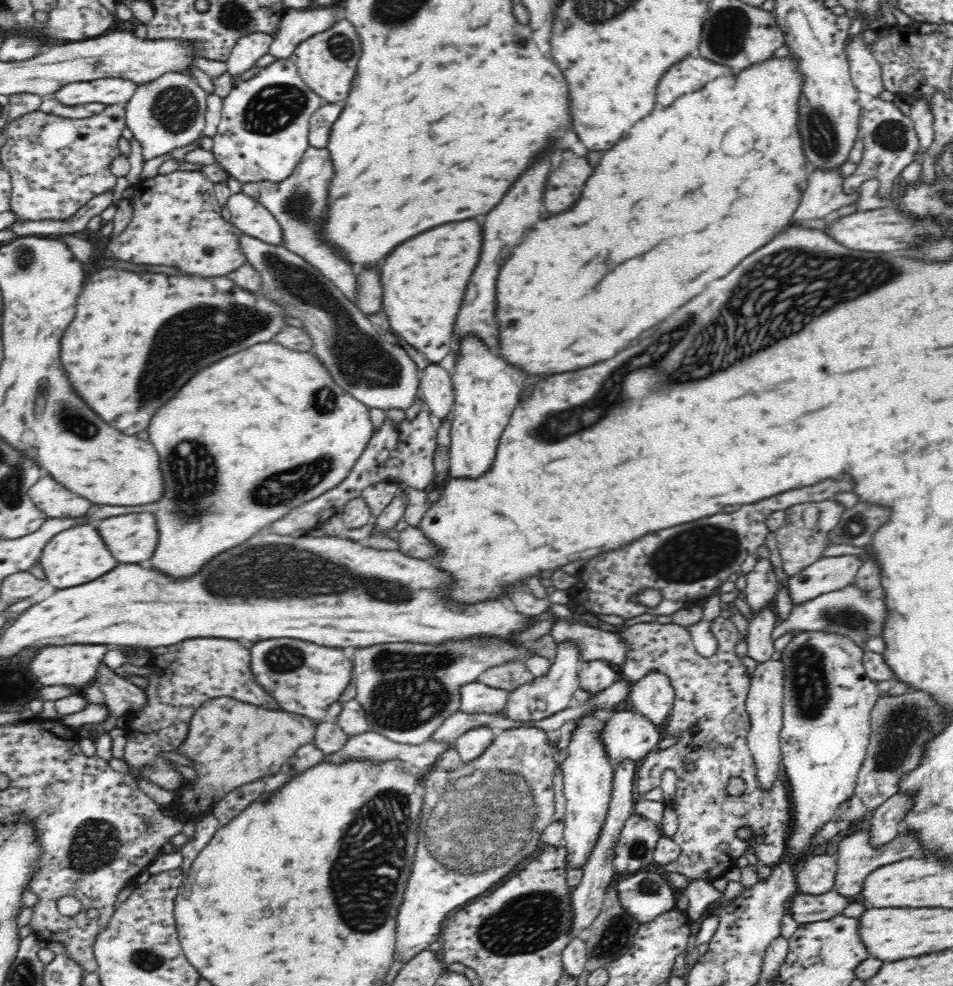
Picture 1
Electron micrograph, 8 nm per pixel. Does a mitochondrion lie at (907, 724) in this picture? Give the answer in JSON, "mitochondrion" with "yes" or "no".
{"mitochondrion":"yes"}

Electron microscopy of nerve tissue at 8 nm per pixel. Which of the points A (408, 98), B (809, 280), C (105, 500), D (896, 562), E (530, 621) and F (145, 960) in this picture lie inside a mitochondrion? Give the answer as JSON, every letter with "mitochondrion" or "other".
{"A":"other","B":"mitochondrion","C":"other","D":"other","E":"other","F":"mitochondrion"}

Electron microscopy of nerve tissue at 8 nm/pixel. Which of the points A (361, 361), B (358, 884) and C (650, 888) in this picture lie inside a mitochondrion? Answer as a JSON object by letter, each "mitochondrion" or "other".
{"A":"mitochondrion","B":"mitochondrion","C":"mitochondrion"}

